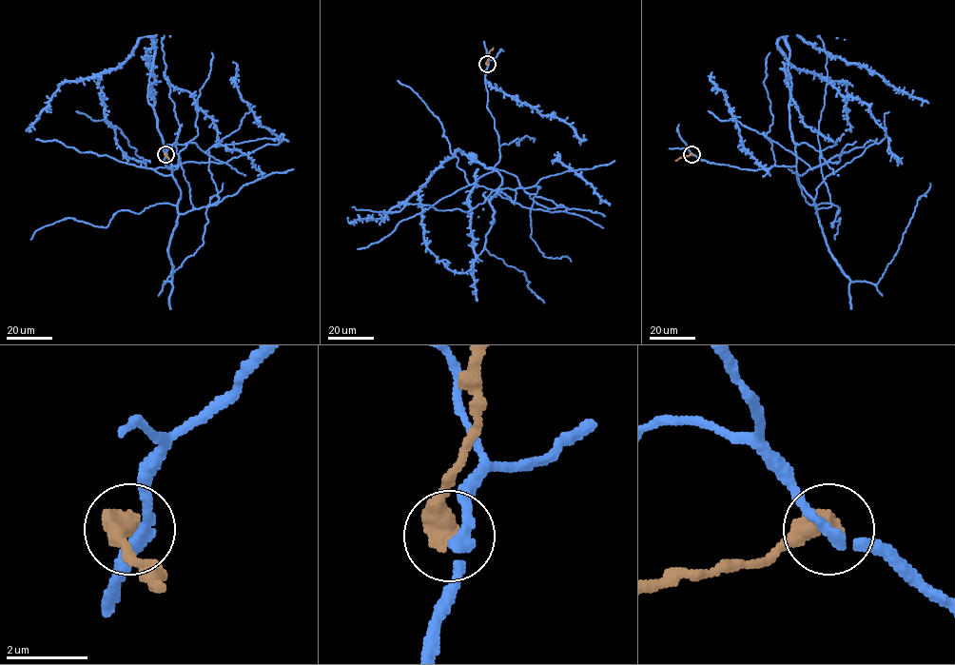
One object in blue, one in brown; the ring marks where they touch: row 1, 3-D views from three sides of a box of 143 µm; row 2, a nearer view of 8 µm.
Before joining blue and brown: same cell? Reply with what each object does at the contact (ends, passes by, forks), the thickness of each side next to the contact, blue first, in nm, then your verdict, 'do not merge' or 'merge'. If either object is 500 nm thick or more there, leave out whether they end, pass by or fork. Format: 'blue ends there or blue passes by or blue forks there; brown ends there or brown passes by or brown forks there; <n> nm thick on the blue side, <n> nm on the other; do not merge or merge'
280 nm thick on the blue side, 600 nm on the other; do not merge

